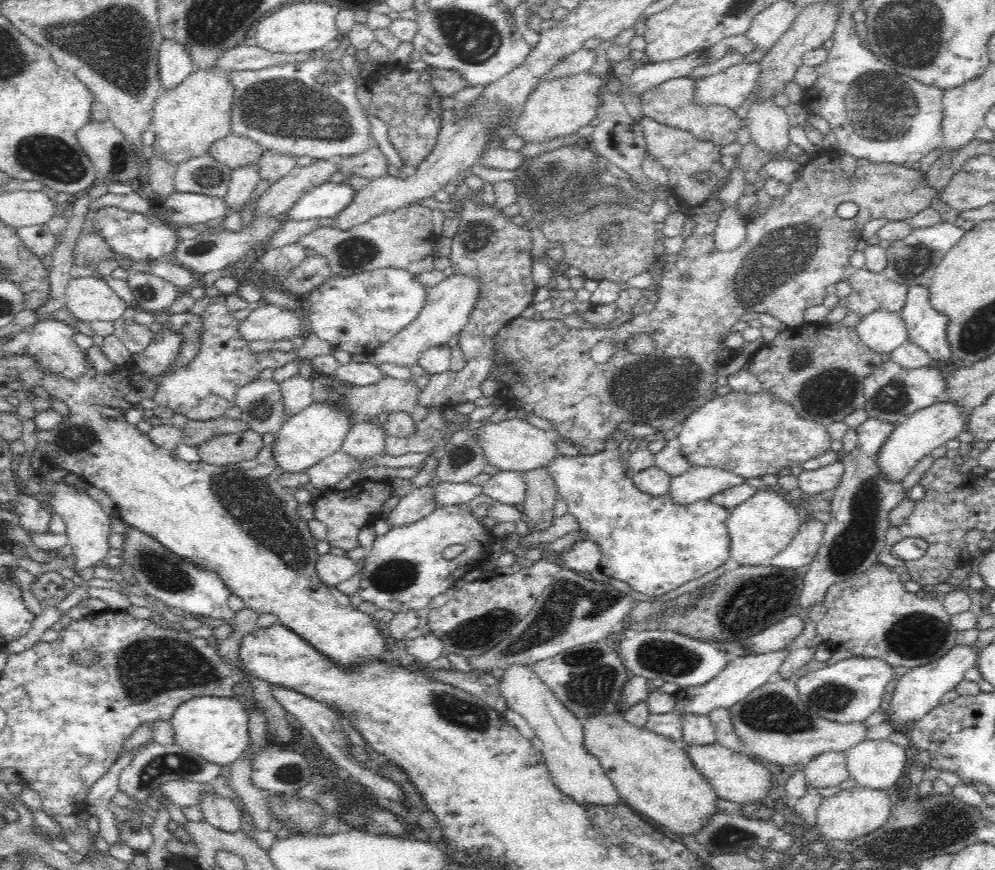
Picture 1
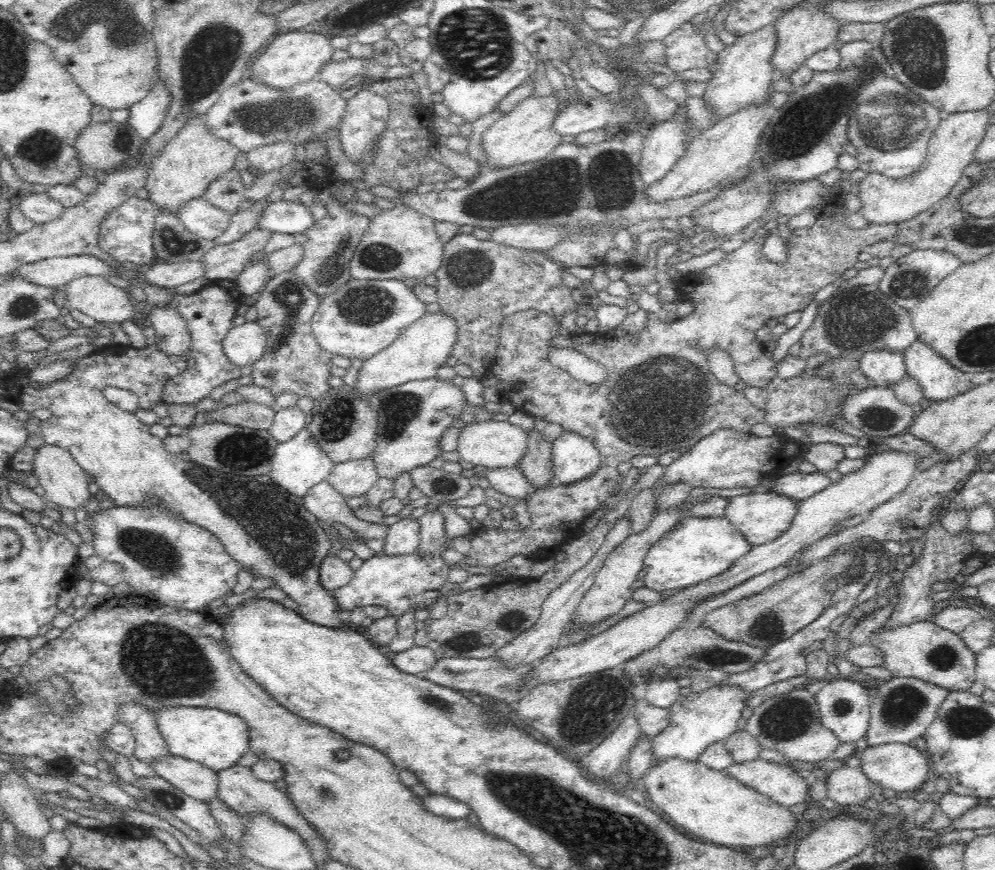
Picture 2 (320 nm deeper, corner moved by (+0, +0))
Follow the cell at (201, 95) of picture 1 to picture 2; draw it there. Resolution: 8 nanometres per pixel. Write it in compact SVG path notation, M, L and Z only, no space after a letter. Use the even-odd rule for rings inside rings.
M192 118L174 140L152 159L145 190L148 191L154 212L170 211L179 218L182 206L195 198L204 197L207 188L233 169L240 151L230 143L210 135L203 119Z

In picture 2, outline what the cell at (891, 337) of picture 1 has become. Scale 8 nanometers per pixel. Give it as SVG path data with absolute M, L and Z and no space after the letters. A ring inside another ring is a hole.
M886 349L866 351L859 362L868 387L892 389L906 376L904 357Z

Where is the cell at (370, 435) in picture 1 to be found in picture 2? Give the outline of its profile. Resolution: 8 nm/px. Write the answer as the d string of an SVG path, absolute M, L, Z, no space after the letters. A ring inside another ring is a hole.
M368 456L366 460L358 462L336 464L327 482L342 498L348 500L366 496L378 480L374 460Z

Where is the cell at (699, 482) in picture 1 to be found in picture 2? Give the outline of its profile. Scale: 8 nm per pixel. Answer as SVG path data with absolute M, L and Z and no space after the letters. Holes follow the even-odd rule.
M681 508L656 512L656 518L646 528L646 532L640 532L636 536L628 536L620 545L616 546L596 573L593 585L584 594L576 611L562 630L561 636L570 638L578 633L588 633L597 623L600 624L606 618L617 615L624 609L633 598L631 586L637 579L638 573L643 570L643 560L649 548L678 526L681 512Z

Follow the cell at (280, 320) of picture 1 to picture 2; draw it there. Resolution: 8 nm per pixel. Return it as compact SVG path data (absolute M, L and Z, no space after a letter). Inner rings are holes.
M245 322L230 329L224 337L222 350L232 365L239 369L252 366L263 355L266 331L254 322Z

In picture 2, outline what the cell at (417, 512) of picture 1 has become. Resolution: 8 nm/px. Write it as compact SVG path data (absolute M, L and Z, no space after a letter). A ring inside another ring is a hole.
M407 516L404 520L390 526L390 532L386 536L384 555L399 557L411 555L417 552L420 545L419 522L410 520Z

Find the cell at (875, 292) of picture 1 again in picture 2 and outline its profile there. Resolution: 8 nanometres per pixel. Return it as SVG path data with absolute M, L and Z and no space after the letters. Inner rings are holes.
M877 285L857 286L839 290L828 301L819 304L814 321L798 340L801 344L798 357L807 361L812 356L825 354L825 360L813 370L841 358L852 359L859 364L866 351L886 349L903 356L916 339L908 309L882 294Z

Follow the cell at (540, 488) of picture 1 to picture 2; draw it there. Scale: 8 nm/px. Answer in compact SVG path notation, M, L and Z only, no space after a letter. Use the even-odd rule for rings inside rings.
M534 428L524 431L528 439L527 450L517 466L526 475L532 490L536 490L554 482L551 462L553 443L545 438L544 433Z

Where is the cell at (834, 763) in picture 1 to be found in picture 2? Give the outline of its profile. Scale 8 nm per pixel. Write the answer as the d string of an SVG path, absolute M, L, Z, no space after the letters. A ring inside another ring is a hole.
M846 765L827 776L827 798L844 806L865 806L877 789L862 769Z

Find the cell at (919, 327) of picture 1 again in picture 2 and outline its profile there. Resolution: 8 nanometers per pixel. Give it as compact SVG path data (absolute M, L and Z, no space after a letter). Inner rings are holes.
M918 338L903 357L906 375L920 385L925 406L964 394L973 386L970 374L950 365Z

